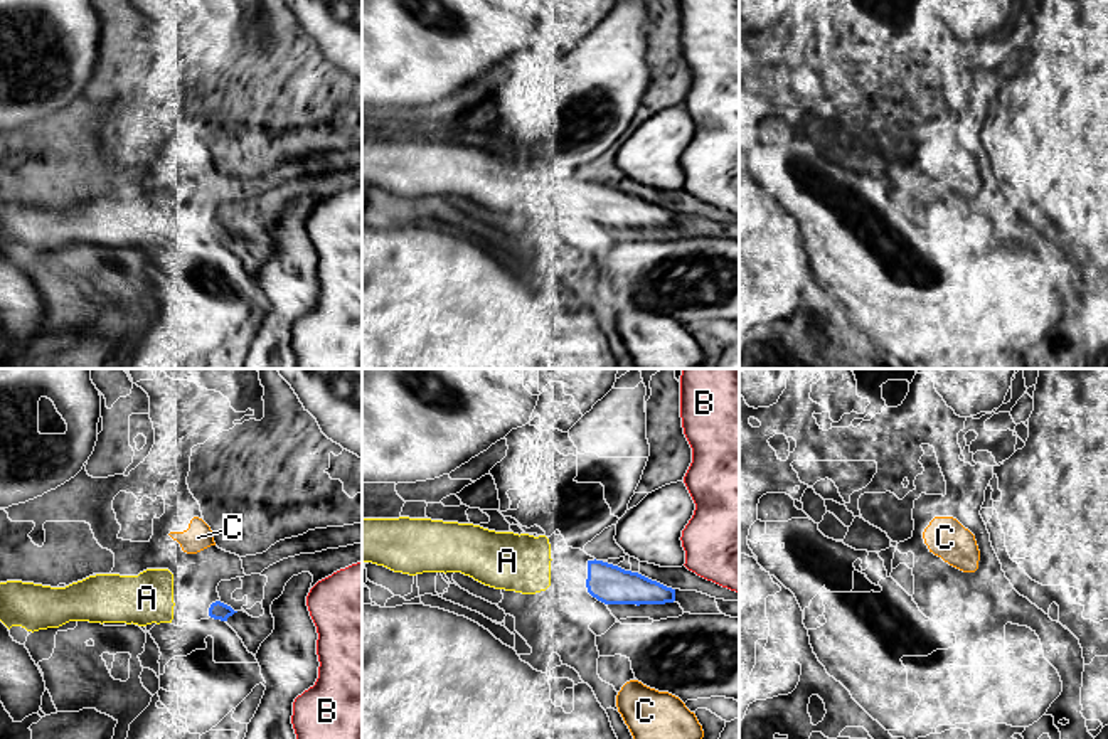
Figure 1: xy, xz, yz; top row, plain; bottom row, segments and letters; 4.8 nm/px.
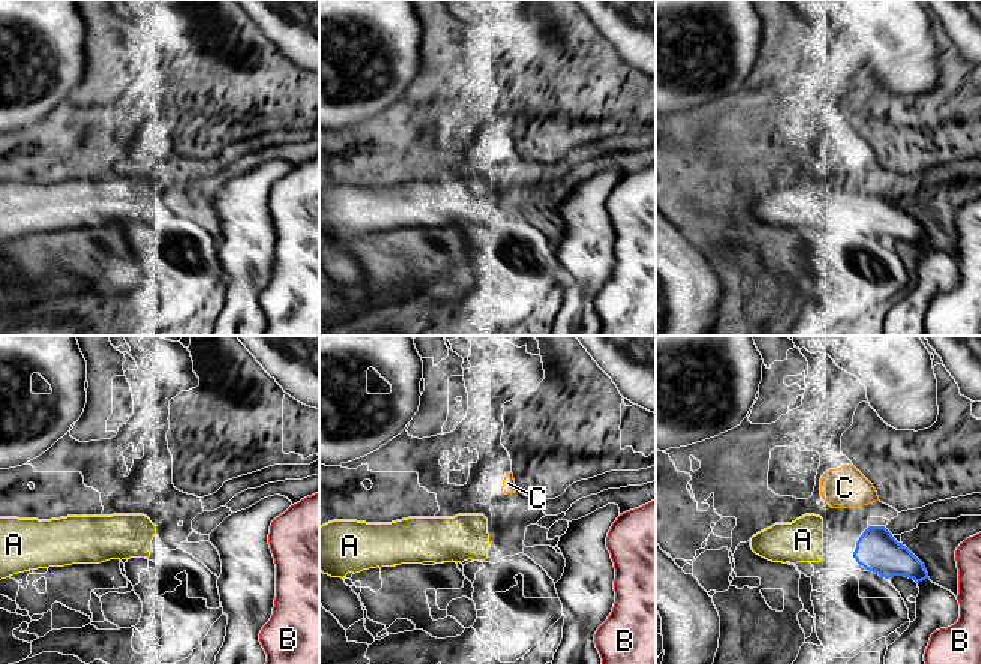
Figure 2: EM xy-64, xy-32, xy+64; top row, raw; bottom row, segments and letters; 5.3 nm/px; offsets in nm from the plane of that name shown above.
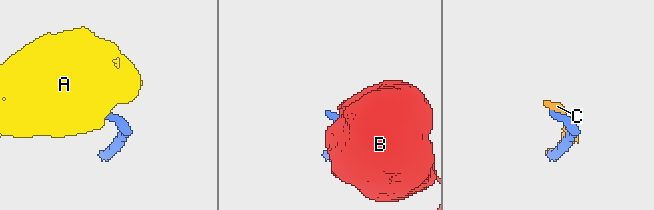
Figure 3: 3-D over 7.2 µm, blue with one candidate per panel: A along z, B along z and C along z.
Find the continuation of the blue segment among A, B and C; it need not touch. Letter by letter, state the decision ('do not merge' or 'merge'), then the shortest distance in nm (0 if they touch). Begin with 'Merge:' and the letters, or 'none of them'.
Merge: A
A: merge | 170 nm
B: do not merge | 120 nm
C: do not merge | 260 nm

